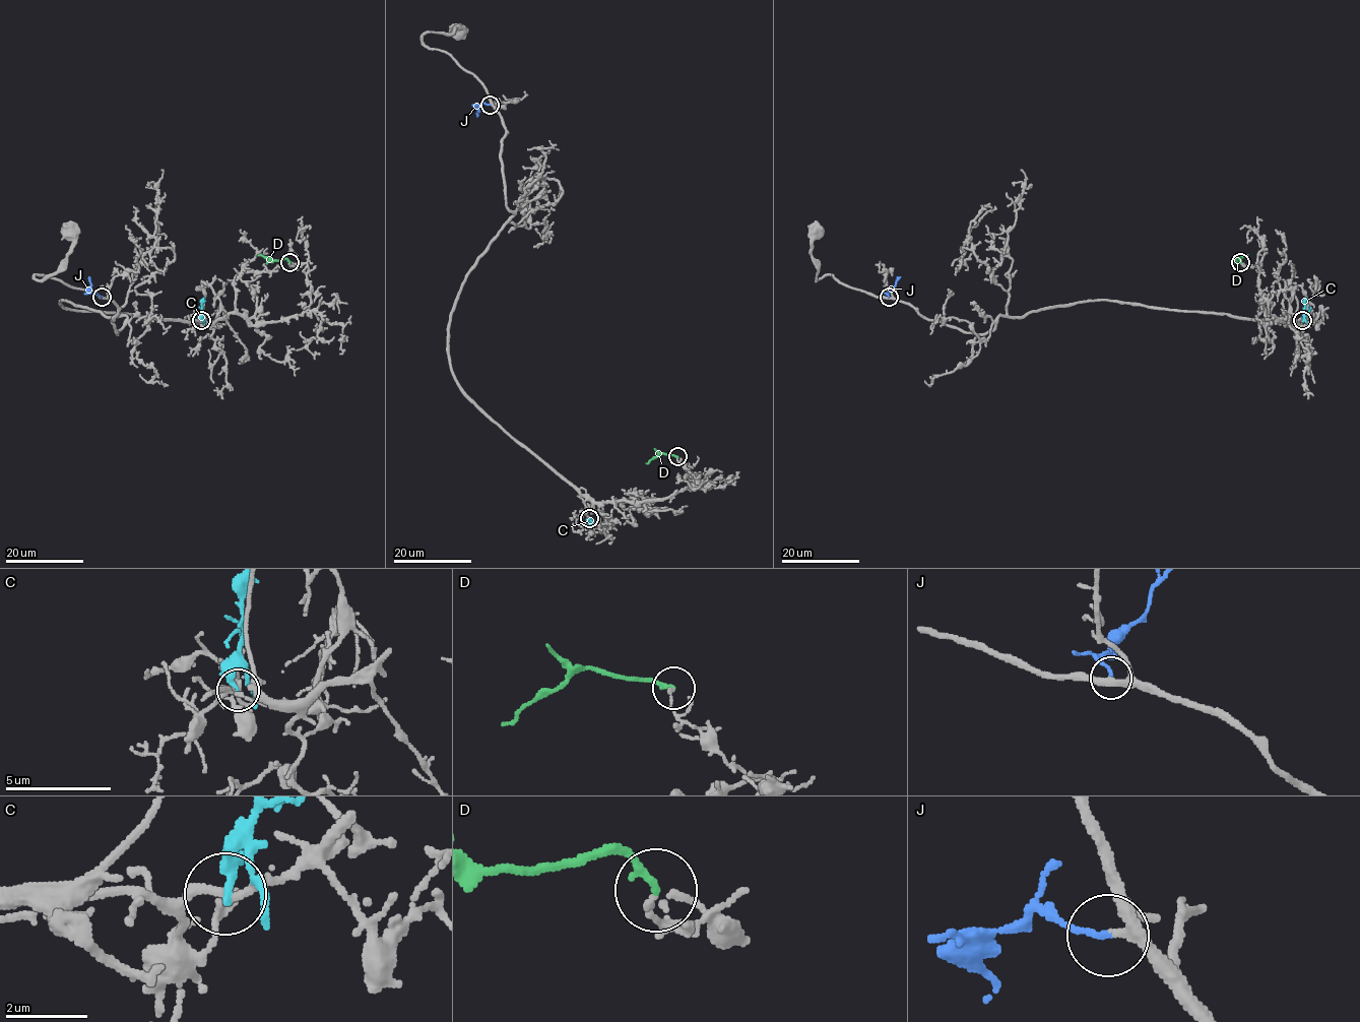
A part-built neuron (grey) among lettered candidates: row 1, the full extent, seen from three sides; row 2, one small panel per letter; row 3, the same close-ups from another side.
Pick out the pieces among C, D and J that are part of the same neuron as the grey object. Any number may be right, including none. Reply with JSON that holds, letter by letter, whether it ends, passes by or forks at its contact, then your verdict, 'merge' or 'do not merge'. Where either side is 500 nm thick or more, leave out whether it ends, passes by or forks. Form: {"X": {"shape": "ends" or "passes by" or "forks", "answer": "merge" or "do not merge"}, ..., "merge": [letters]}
{"C": {"shape": "ends", "answer": "do not merge"}, "D": {"shape": "ends", "answer": "do not merge"}, "J": {"shape": "ends", "answer": "merge"}, "merge": ["J"]}

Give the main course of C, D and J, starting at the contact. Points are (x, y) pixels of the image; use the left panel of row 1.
C: (201, 320), (204, 297)
D: (289, 262), (258, 255)
J: (101, 297), (90, 292), (88, 276)

